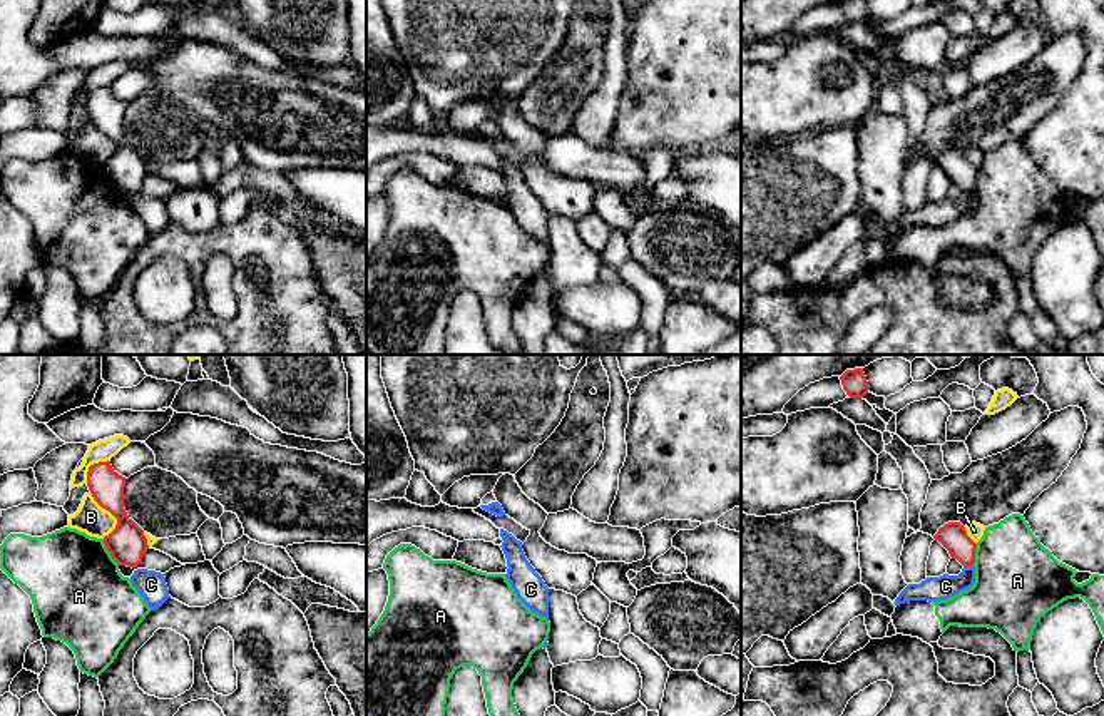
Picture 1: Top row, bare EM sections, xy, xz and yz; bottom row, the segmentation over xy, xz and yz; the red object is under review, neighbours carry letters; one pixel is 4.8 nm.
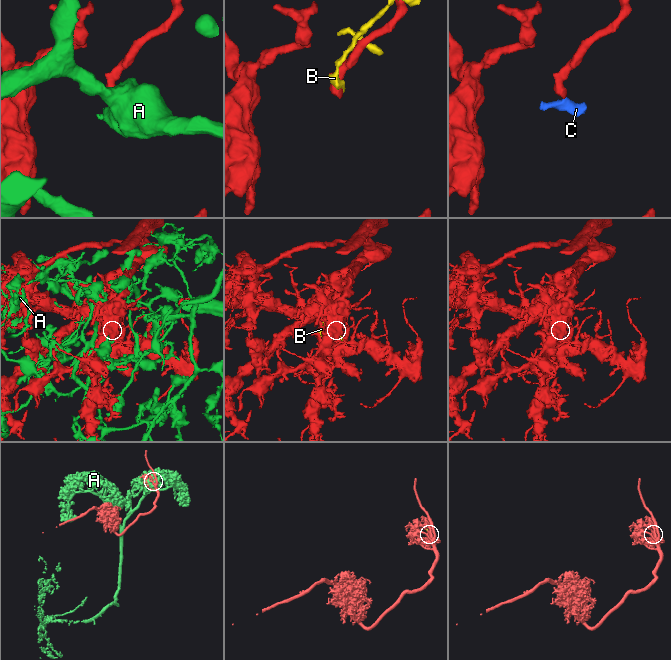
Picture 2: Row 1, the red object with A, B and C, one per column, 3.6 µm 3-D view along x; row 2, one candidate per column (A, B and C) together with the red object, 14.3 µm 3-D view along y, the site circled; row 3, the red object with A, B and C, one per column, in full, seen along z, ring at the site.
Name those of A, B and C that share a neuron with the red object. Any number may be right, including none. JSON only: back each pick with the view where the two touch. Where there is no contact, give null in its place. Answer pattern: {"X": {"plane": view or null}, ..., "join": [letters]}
{"join": []}

